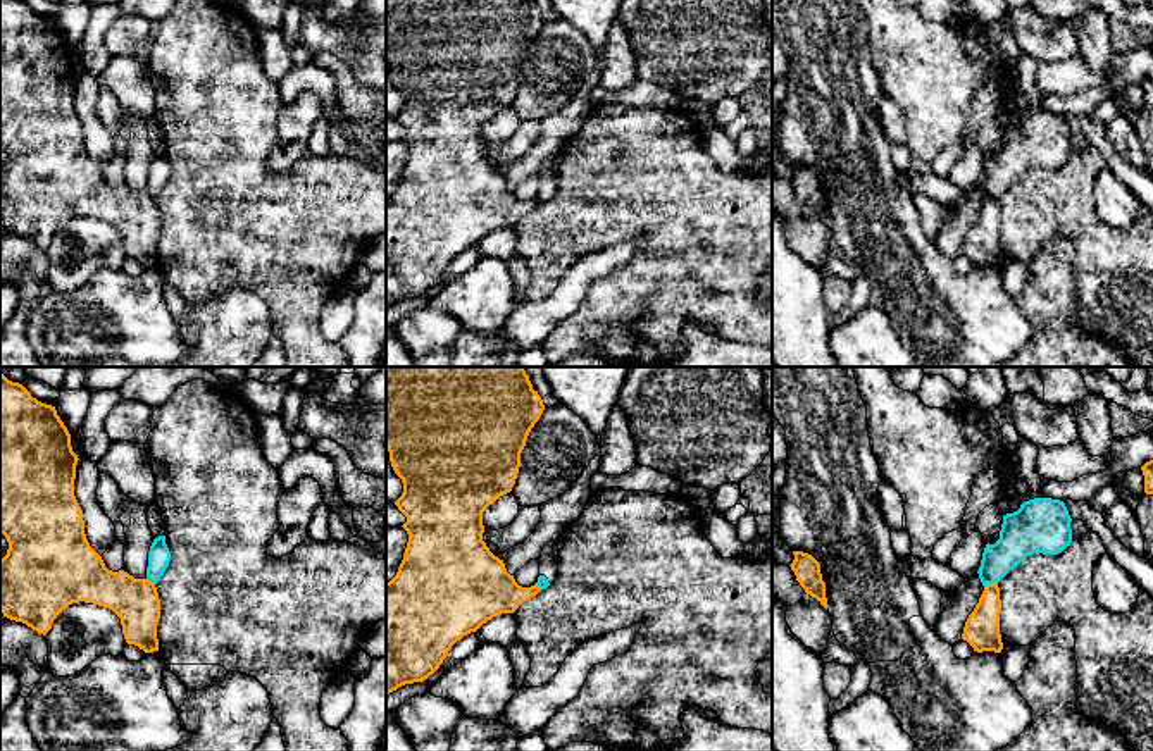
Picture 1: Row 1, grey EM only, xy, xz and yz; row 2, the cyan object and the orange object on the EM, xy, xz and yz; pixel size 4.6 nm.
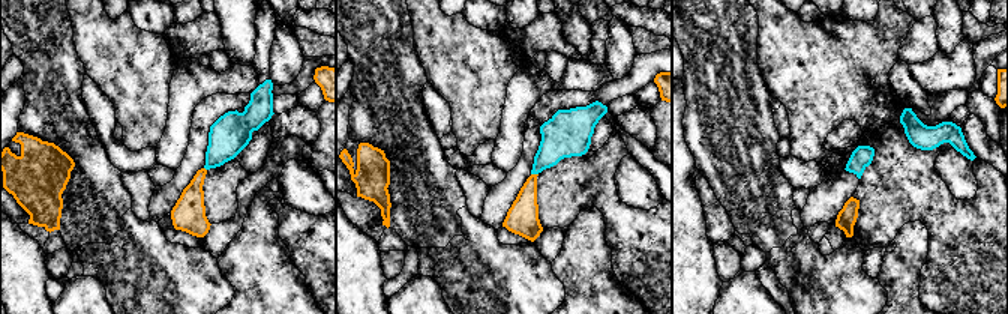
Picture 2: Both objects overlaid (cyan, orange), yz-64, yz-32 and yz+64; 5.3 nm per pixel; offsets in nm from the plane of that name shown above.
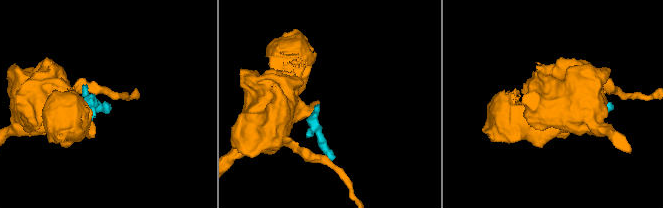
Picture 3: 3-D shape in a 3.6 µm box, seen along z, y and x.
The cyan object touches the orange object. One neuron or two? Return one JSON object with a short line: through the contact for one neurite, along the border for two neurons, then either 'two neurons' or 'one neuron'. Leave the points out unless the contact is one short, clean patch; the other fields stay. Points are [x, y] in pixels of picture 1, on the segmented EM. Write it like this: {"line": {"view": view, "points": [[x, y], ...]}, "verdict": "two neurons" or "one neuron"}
{"line": {"view": "yz", "points": [[997, 581], [984, 588]]}, "verdict": "two neurons"}

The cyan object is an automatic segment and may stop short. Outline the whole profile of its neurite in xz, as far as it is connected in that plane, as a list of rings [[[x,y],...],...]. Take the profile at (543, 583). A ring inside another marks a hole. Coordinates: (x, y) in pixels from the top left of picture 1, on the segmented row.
[[[558,541],[548,543],[539,556],[539,577],[538,577],[538,587],[539,591],[546,589],[552,582],[555,582],[558,575]]]

